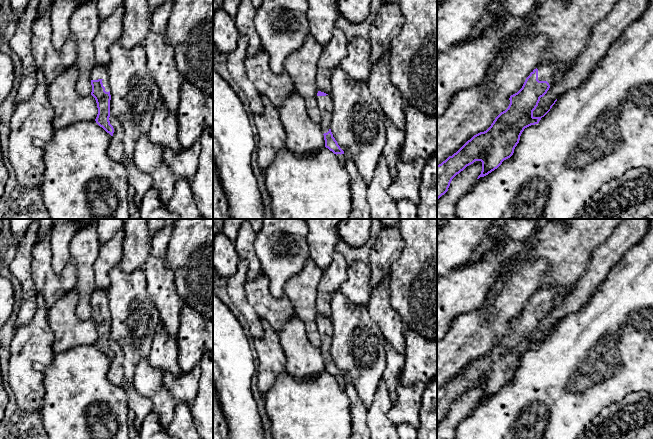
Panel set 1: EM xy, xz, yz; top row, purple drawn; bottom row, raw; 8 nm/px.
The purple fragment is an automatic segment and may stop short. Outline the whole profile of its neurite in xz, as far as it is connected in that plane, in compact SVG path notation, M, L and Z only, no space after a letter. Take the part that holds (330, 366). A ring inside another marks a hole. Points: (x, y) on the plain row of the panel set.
M318 315L316 324L321 339L320 349L324 359L325 371L332 375L334 378L336 378L341 389L344 390L344 375L338 369L330 353L334 332L332 321L331 319Z

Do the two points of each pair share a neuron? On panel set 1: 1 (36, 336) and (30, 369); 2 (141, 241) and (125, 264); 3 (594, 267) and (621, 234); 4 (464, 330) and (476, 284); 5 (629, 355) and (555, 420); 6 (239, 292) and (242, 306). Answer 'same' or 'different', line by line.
1: same
2: same
3: same
4: different
5: same
6: same

